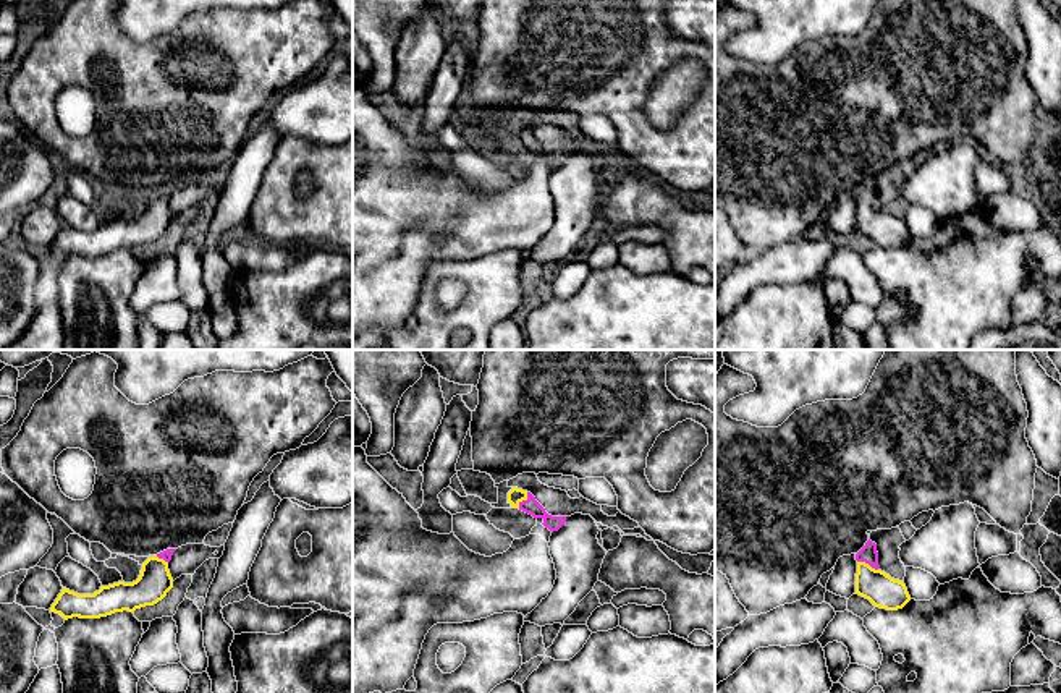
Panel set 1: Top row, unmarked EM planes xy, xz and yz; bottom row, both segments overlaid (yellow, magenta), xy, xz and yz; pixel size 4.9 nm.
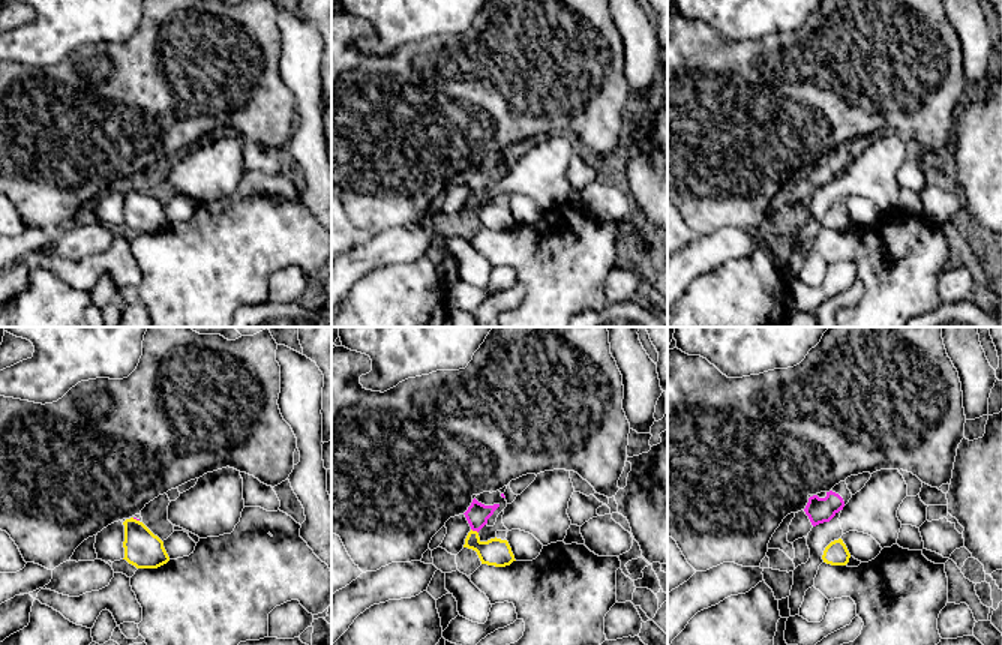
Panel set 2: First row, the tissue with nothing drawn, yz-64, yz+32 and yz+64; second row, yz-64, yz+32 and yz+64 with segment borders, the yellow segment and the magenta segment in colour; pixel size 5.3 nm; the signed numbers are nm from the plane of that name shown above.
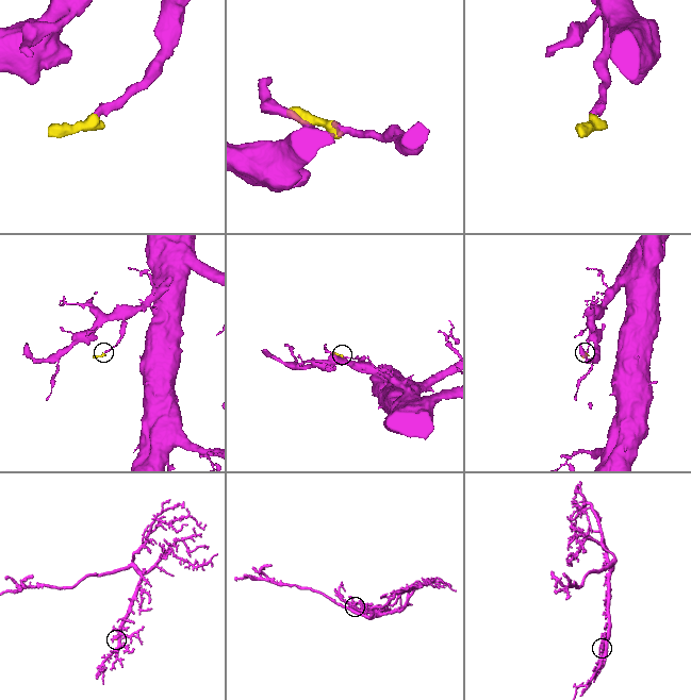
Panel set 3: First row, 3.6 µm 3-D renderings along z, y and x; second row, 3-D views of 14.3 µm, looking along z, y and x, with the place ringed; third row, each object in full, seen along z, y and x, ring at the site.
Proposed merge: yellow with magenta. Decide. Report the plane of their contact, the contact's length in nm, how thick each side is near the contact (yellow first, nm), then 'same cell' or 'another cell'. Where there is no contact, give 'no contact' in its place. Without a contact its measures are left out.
xz | 90 nm | 80/80 nm | same cell

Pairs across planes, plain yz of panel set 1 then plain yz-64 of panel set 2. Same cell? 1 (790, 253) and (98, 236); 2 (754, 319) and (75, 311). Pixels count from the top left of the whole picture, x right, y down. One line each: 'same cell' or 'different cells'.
1: same cell
2: same cell

